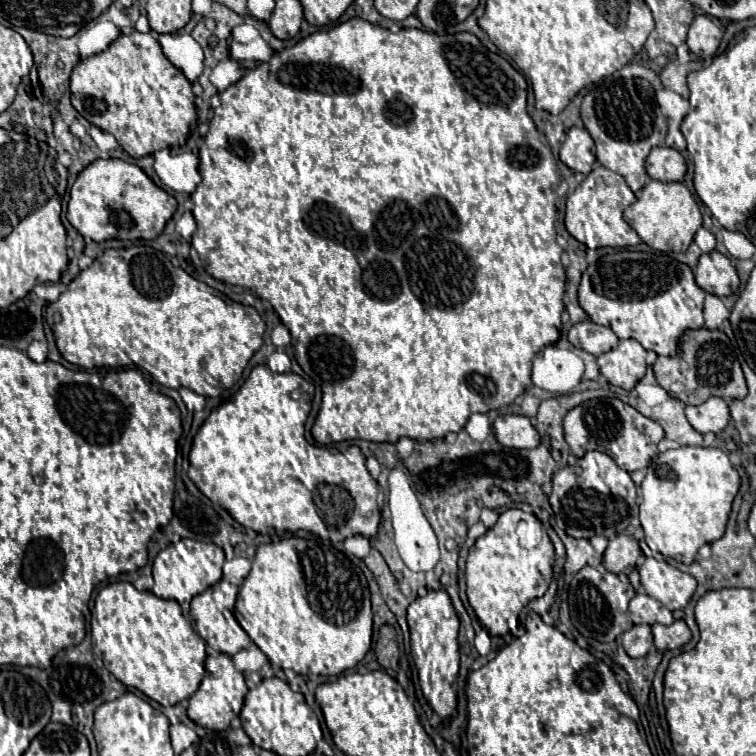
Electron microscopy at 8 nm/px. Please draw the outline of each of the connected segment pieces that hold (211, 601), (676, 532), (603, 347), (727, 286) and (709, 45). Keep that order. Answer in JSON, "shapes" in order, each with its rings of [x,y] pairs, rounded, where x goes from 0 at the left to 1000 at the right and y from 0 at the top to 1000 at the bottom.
{"shapes":[[[[291,767],[283,775],[278,775],[272,783],[257,788],[251,796],[251,817],[262,839],[272,847],[278,857],[283,857],[286,862],[296,862],[302,868],[310,868],[312,862],[317,862],[320,857],[328,857],[331,852],[328,839],[320,833],[320,828],[310,817],[312,788],[315,788],[315,775],[304,772],[302,767]]],[[[884,526],[865,540],[852,532],[841,532],[841,542],[870,558],[882,581],[882,595],[872,597],[868,608],[857,616],[854,632],[847,643],[844,685],[854,706],[852,714],[860,728],[868,728],[881,738],[915,746],[931,720],[955,712],[968,675],[968,661],[979,646],[979,630],[966,614],[960,598],[952,593],[926,590],[929,574],[910,561],[897,529]]],[[[780,423],[759,429],[751,439],[751,450],[762,460],[770,460],[786,471],[794,471],[817,455],[817,444],[807,434],[786,429]]],[[[937,333],[929,336],[923,344],[923,352],[918,354],[921,376],[944,392],[966,392],[976,386],[979,368],[968,347],[952,336],[952,333]]],[[[926,19],[918,24],[910,40],[907,58],[921,77],[939,79],[947,71],[952,53],[955,53],[955,37],[939,21]]]]}

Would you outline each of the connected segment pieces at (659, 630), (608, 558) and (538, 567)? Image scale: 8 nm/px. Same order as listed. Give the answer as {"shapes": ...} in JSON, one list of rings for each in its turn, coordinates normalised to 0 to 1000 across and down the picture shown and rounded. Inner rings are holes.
{"shapes":[[[[892,820],[886,828],[865,825],[862,839],[865,839],[865,854],[870,860],[899,857],[899,854],[910,852],[913,844],[915,844],[915,839],[913,839],[913,833],[910,833],[905,820]]],[[[817,706],[815,712],[810,712],[804,717],[804,725],[799,730],[799,751],[810,759],[831,757],[839,751],[847,733],[849,733],[849,728],[847,728],[847,720],[841,712]]],[[[685,672],[667,675],[659,690],[630,714],[616,741],[619,796],[627,804],[635,825],[653,841],[680,837],[688,829],[685,815],[690,804],[701,794],[717,790],[730,769],[730,746],[735,735],[725,706],[720,704],[706,725],[693,725],[688,722],[683,706],[683,696],[688,688],[714,693],[704,680],[693,680]]]]}

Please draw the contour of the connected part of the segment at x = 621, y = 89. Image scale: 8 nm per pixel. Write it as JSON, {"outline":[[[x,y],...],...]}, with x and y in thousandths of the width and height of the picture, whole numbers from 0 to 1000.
{"outline":[[[799,103],[772,127],[770,140],[767,140],[767,153],[770,153],[772,169],[780,175],[780,180],[788,188],[788,212],[799,222],[820,230],[828,238],[828,243],[833,246],[836,254],[849,251],[852,243],[857,241],[857,230],[854,230],[854,222],[852,222],[854,209],[857,209],[862,196],[878,193],[881,175],[884,175],[884,156],[876,151],[870,135],[868,135],[862,111],[852,103],[831,103],[831,106],[825,106],[825,103]]]}

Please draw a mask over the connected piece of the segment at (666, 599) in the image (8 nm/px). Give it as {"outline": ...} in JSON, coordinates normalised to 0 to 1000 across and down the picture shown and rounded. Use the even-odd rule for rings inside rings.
{"outline":[[[854,738],[847,751],[847,770],[854,786],[873,794],[884,807],[905,804],[921,780],[921,767],[913,759],[868,738]]]}

